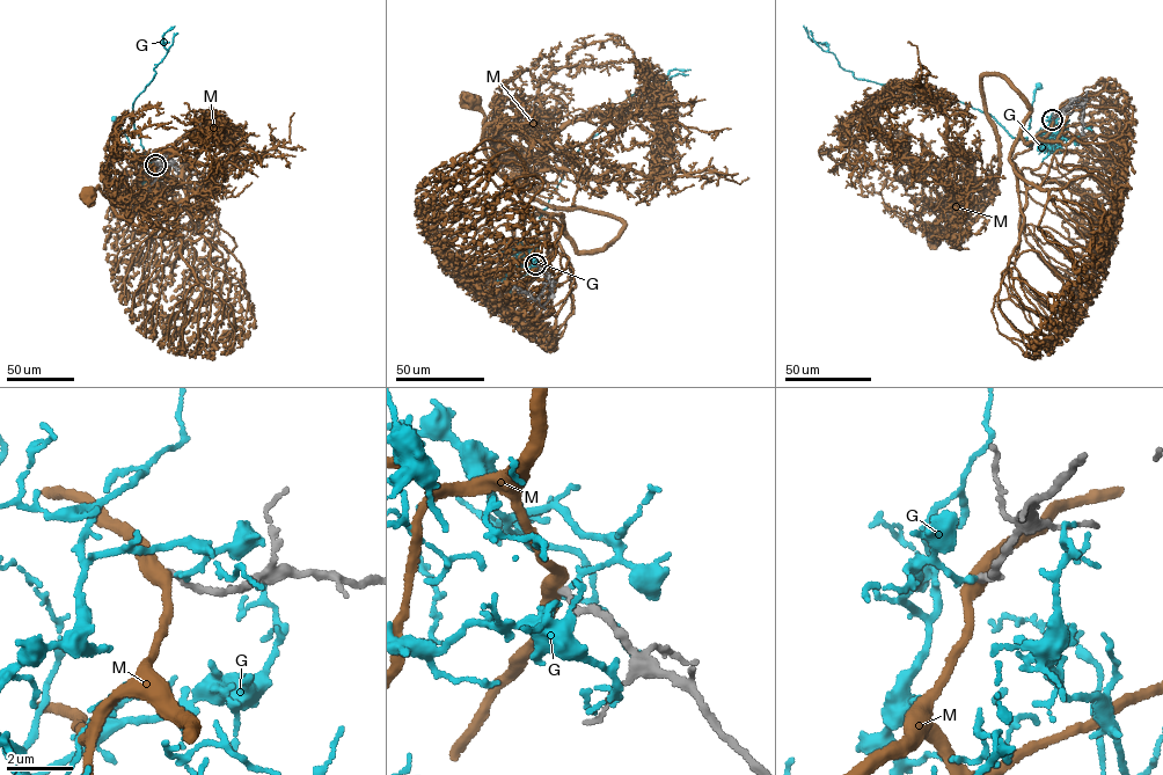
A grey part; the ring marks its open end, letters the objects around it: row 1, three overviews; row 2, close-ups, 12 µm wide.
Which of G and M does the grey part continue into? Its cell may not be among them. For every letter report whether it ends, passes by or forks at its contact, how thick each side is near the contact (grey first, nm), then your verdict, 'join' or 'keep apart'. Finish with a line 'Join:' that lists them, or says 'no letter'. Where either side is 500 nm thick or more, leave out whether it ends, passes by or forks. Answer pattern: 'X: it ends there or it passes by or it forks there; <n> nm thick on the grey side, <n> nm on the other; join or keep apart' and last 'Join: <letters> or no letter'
G: it ends there; 190 nm thick on the grey side, 170 nm on the other; keep apart
M: it passes by; 170 nm thick on the grey side, 440 nm on the other; keep apart
Join: no letter

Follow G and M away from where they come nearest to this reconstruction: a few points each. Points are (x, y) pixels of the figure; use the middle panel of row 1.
G: (536, 264), (521, 256), (525, 246), (538, 249), (543, 226), (543, 238), (525, 240), (520, 257)
M: (536, 264), (528, 232), (538, 212), (578, 250), (602, 249), (623, 224), (512, 184), (494, 167), (470, 101)

